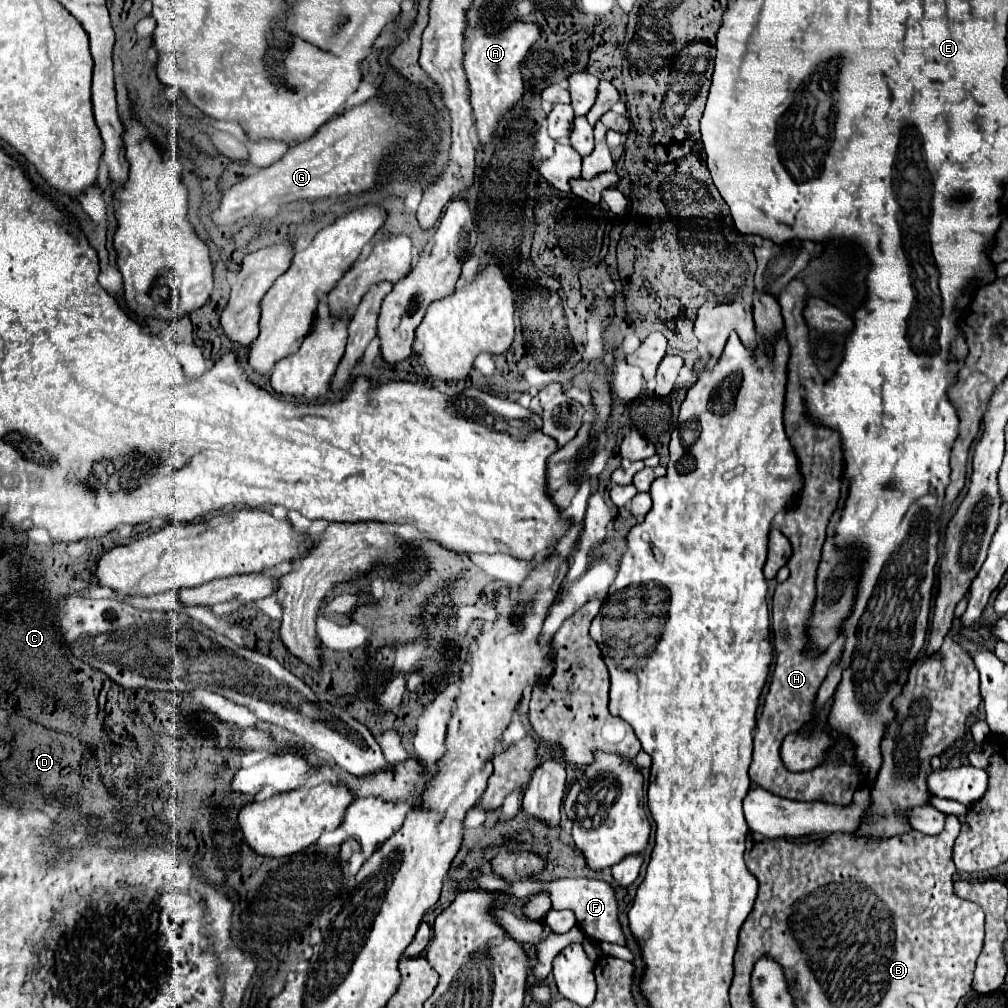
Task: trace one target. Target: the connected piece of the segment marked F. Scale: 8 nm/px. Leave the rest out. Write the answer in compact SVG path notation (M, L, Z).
M557 879L551 881L549 885L549 897L553 901L553 909L569 909L575 913L577 925L579 929L585 933L585 937L593 943L617 943L617 945L625 945L625 937L619 925L619 917L617 917L617 897L615 897L615 889L599 879Z

